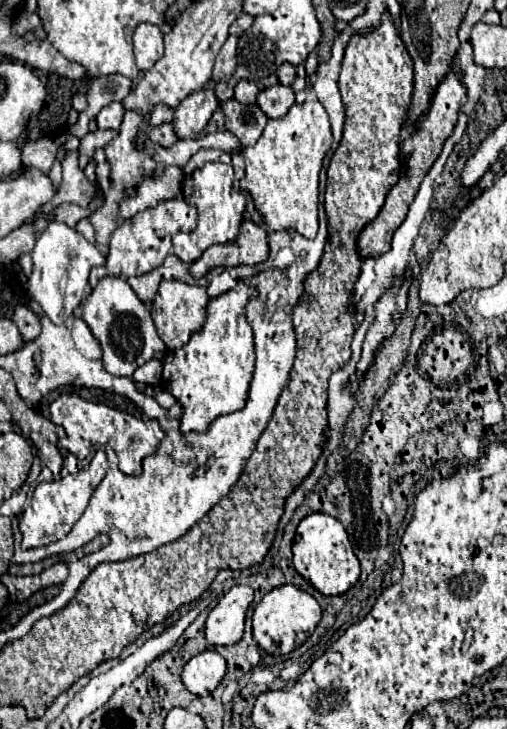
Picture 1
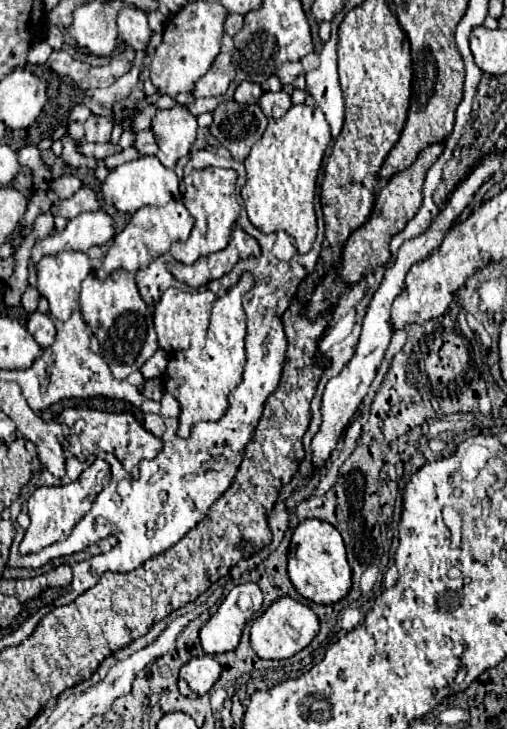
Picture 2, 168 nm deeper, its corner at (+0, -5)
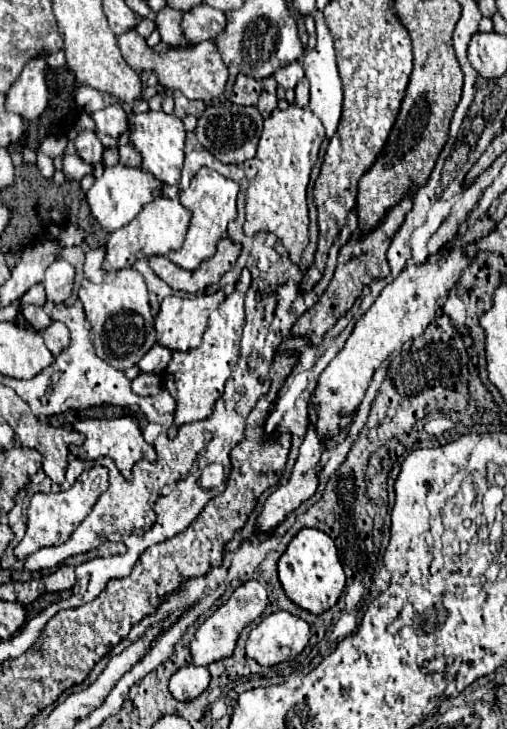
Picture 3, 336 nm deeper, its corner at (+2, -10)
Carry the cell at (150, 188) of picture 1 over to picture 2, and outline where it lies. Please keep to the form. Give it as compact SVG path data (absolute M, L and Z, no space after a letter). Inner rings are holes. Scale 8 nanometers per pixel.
M102 210L82 212L76 218L72 218L62 232L38 240L32 248L30 260L36 266L40 258L48 254L58 254L64 250L86 252L90 246L102 246L110 242L112 232L114 232L114 222L106 212Z

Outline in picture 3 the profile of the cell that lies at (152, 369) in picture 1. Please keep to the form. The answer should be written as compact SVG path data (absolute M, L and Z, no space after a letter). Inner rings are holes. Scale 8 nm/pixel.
M156 345L156 347L152 347L152 349L148 351L148 355L144 355L144 357L140 359L138 367L140 367L144 373L160 375L160 373L166 369L168 361L170 361L170 353L168 353L168 349ZM164 353L166 353L166 357L164 357Z

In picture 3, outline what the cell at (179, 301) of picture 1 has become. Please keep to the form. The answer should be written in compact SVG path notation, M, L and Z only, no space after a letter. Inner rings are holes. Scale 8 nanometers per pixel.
M224 291L218 293L202 294L182 299L177 295L170 295L162 301L160 311L156 315L156 333L158 333L158 345L168 347L170 351L190 351L196 349L202 341L202 335L206 331L210 309L214 309L218 303L222 303Z

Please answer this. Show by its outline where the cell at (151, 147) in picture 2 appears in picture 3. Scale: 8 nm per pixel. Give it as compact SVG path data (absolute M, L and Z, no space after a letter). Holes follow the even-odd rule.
M120 143L120 163L122 165L128 165L128 167L140 167L142 165L142 157L140 153L134 149L132 143Z

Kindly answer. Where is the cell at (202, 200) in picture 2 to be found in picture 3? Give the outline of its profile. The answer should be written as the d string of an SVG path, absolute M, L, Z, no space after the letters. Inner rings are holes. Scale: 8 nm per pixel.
M202 167L194 175L194 179L190 181L190 187L180 191L180 203L192 213L192 219L190 219L188 235L186 235L186 241L184 241L182 249L174 251L174 253L168 253L168 259L172 263L176 263L178 267L182 267L186 271L194 271L202 261L210 259L216 253L216 245L222 239L222 235L226 233L226 227L228 227L230 219L236 217L238 189L240 189L238 183L218 175L216 171L210 171L208 167Z

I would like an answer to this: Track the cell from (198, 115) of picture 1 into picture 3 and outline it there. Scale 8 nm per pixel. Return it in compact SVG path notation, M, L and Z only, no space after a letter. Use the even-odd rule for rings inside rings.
M146 111L138 115L130 115L128 123L132 127L130 141L142 155L142 167L154 173L154 177L160 179L162 183L176 185L184 163L184 139L186 139L184 123L176 115L166 115L164 111L158 111L158 113Z

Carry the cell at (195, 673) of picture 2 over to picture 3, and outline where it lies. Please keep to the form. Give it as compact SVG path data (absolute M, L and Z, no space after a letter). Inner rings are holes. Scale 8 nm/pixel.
M186 665L178 669L170 679L170 693L178 701L192 701L200 693L206 691L210 683L210 671L208 667L198 665Z

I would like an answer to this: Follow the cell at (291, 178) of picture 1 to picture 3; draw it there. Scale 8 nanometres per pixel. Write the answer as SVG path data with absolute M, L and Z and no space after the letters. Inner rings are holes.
M290 105L286 111L274 109L270 119L264 121L256 157L244 163L244 173L248 179L244 231L248 237L258 233L274 233L284 243L292 263L300 261L308 245L310 221L306 187L310 181L310 171L318 159L322 139L324 127L308 107Z

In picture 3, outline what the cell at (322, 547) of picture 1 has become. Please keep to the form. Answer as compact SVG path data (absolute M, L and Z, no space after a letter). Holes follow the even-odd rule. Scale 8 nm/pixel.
M304 527L290 541L288 549L278 561L278 577L288 599L314 615L320 615L330 607L334 607L346 585L346 575L340 565L334 539L324 531L310 529L310 527Z

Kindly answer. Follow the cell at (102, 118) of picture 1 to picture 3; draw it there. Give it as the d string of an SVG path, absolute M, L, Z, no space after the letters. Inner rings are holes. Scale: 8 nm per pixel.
M82 131L82 133L76 137L74 143L76 143L78 155L80 155L86 163L98 163L98 161L102 161L104 145L100 143L96 131Z

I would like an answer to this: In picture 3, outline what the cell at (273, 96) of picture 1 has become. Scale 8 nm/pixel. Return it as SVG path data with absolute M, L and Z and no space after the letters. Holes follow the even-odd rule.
M262 91L262 95L260 95L260 101L258 101L258 111L262 113L262 117L264 117L264 119L268 119L276 107L278 107L276 93Z

